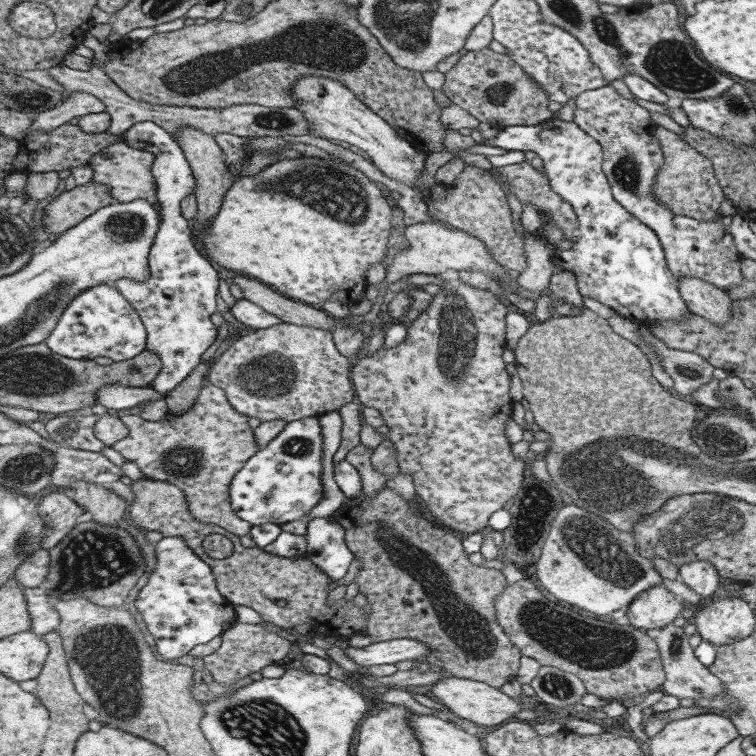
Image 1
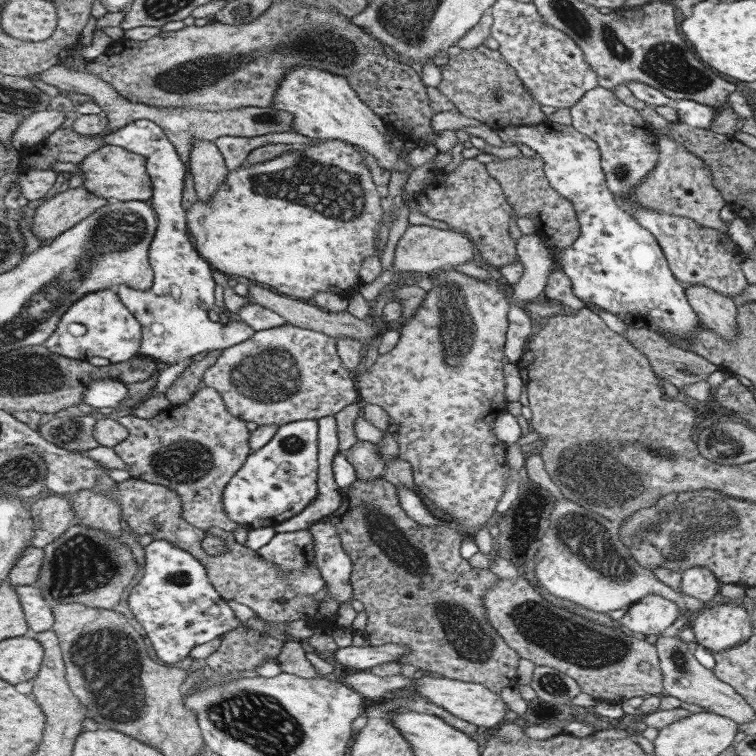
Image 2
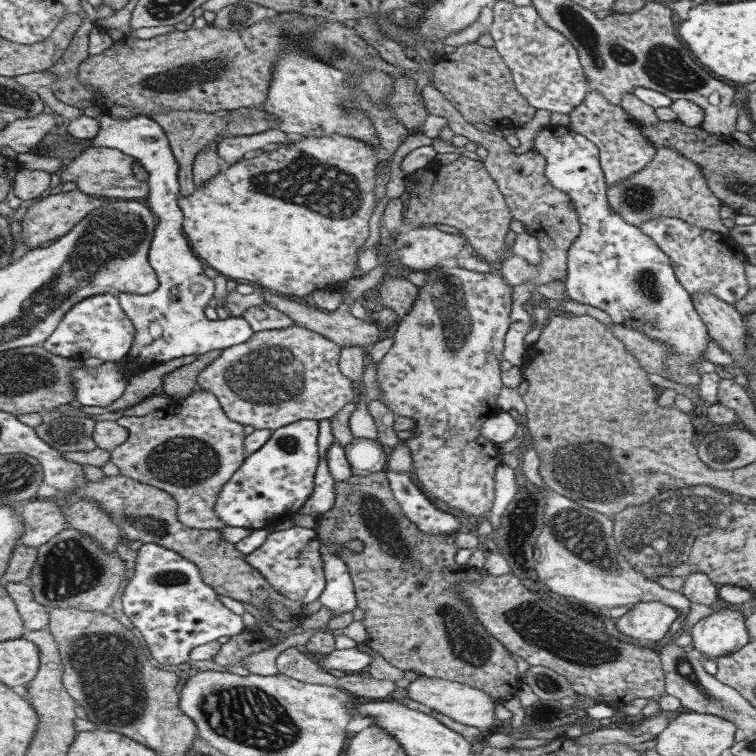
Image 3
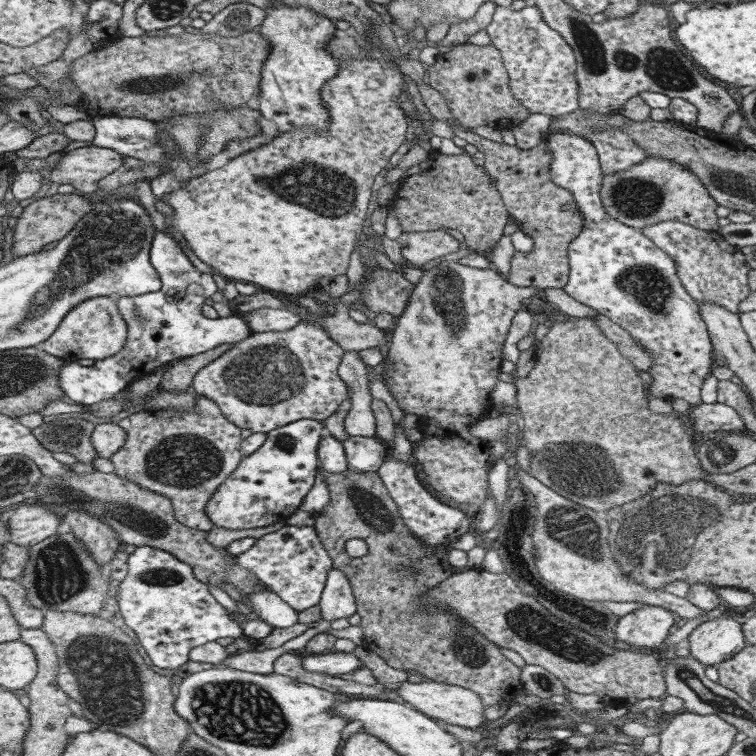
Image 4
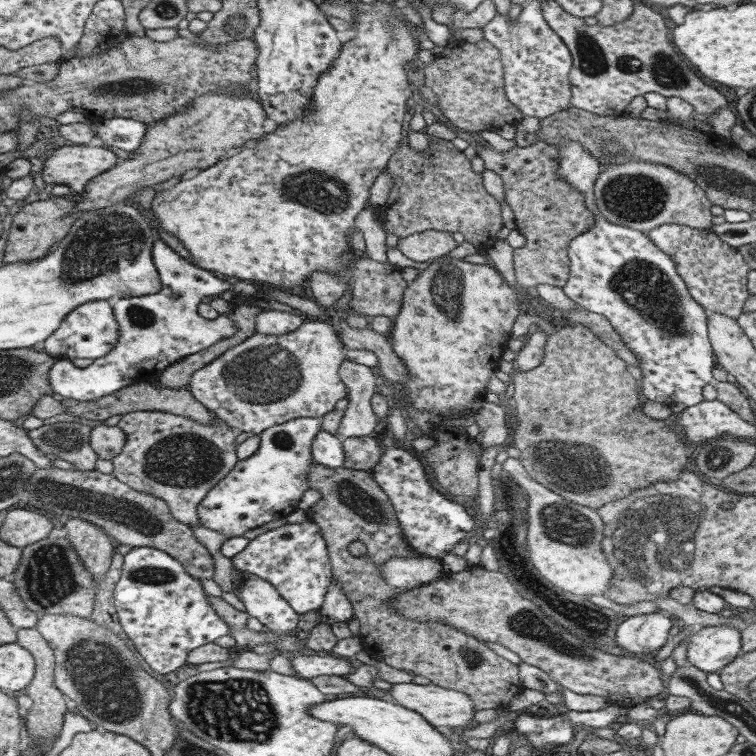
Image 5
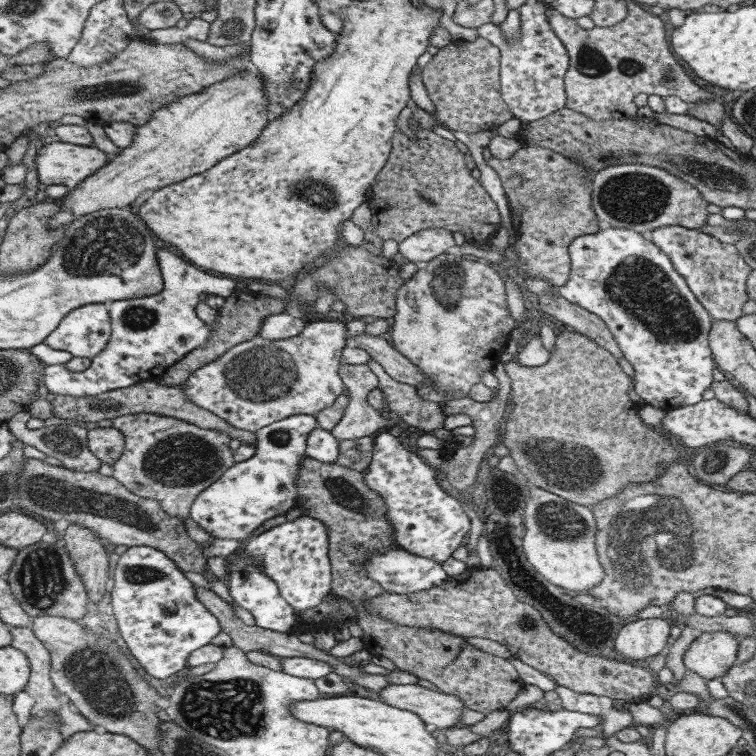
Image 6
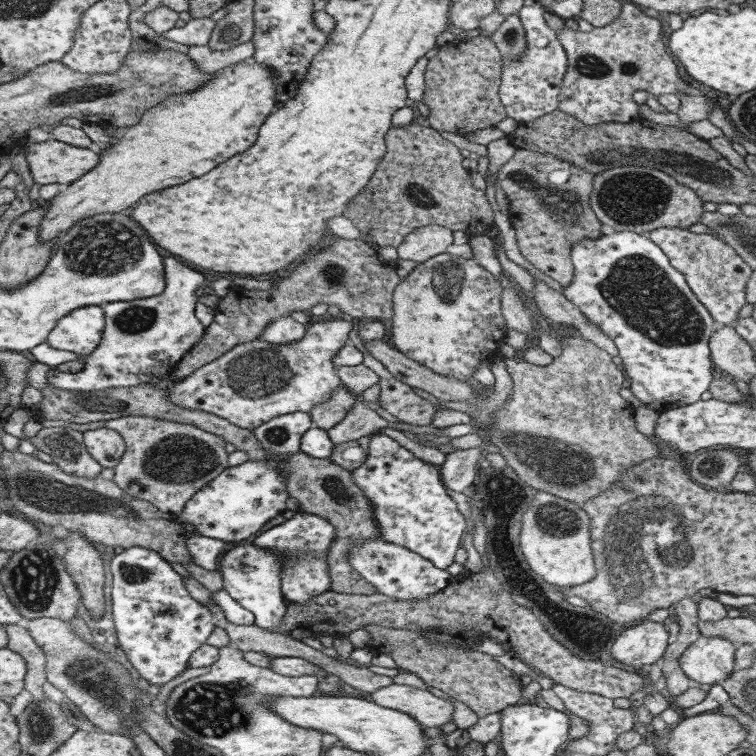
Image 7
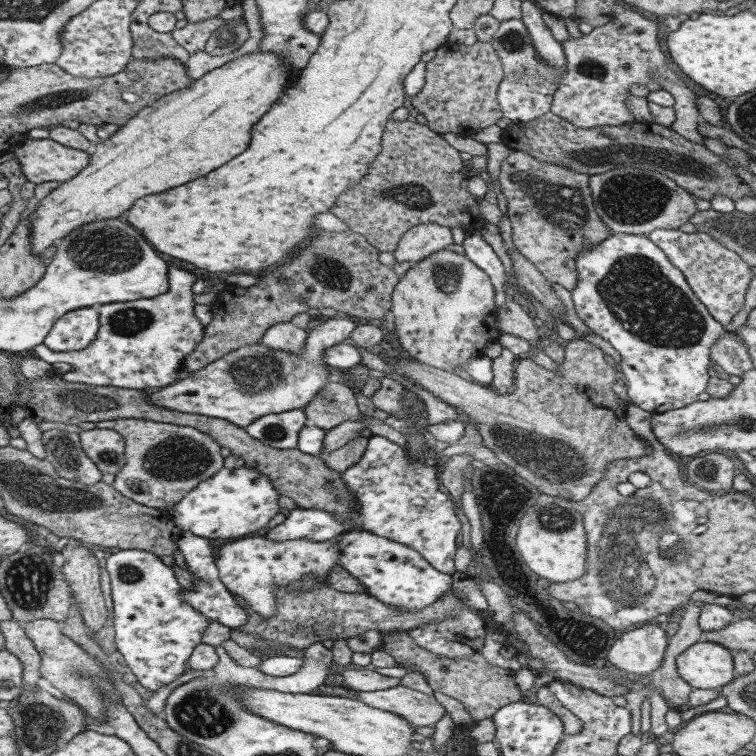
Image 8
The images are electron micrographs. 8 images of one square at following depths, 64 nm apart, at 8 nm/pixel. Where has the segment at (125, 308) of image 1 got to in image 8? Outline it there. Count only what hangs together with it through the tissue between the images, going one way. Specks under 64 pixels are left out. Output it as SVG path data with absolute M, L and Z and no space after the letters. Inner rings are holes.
M95 307L70 310L56 318L43 345L53 352L83 350L96 338L99 329Z

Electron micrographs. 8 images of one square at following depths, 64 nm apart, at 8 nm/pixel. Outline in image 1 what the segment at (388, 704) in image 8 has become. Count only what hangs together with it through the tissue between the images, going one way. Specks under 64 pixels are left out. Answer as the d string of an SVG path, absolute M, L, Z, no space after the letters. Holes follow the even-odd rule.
M445 676L444 680L431 686L431 694L437 699L436 702L442 703L458 718L475 723L476 726L498 725L508 718L512 718L517 712L526 710L525 706L518 704L513 698L505 696L500 688L492 688L483 682L466 680L465 678Z

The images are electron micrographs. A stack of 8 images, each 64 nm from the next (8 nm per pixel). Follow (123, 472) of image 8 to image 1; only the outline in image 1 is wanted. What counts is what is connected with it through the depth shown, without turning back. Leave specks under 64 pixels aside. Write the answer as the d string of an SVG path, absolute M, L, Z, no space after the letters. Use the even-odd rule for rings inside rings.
M204 383L195 398L195 404L183 414L167 412L157 421L143 420L139 415L124 415L119 419L128 428L128 433L110 447L115 452L119 452L125 461L135 462L145 479L171 484L181 489L187 501L189 514L197 521L220 526L236 537L245 536L251 530L251 525L233 513L231 505L227 502L227 492L229 492L233 476L243 466L243 463L259 450L259 445L255 443L253 429L247 424L247 415L231 407L223 390Z

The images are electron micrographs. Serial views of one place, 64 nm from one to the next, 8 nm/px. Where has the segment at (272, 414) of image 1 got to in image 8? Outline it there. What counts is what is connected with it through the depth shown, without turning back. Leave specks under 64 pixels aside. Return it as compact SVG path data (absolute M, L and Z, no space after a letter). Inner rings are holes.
M347 315L331 316L307 332L303 351L297 355L268 348L262 343L241 346L190 375L149 391L149 401L159 407L223 419L240 427L249 426L265 414L279 414L293 408L303 409L332 380L329 371L323 367L323 352L347 342L355 328L356 325Z

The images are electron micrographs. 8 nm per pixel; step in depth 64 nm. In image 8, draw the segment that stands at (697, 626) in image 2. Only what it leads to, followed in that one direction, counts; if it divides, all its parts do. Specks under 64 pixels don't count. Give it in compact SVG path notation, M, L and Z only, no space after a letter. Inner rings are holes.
M697 641L677 655L675 669L691 688L719 690L735 676L732 655L719 643Z

